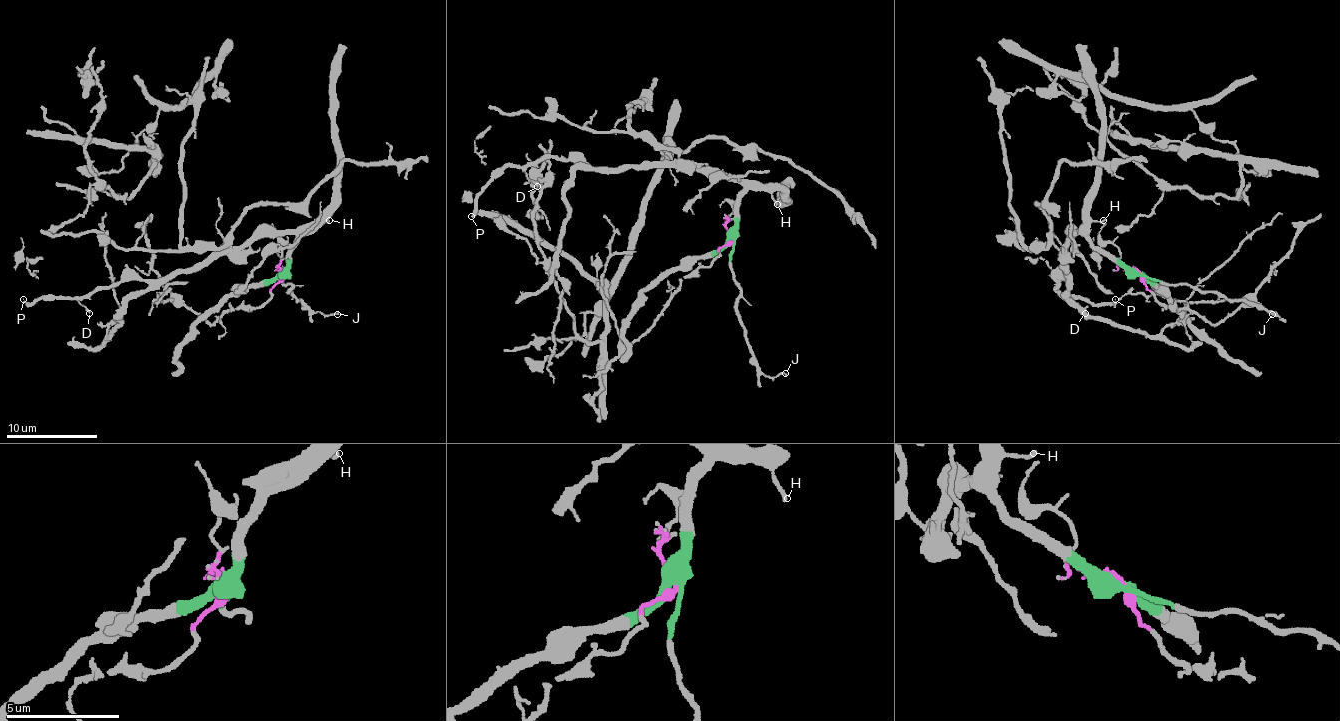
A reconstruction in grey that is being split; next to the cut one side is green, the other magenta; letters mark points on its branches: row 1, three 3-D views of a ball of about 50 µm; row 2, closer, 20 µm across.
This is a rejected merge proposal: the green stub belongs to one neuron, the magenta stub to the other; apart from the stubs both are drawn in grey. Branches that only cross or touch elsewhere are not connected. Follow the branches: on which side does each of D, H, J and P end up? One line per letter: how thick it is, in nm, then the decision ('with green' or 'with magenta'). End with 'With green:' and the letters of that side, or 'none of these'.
D: calibre 160 nm; with green
H: calibre 150 nm; with green
J: calibre 150 nm; with green
P: calibre 220 nm; with green
With green: D, H, J, P

